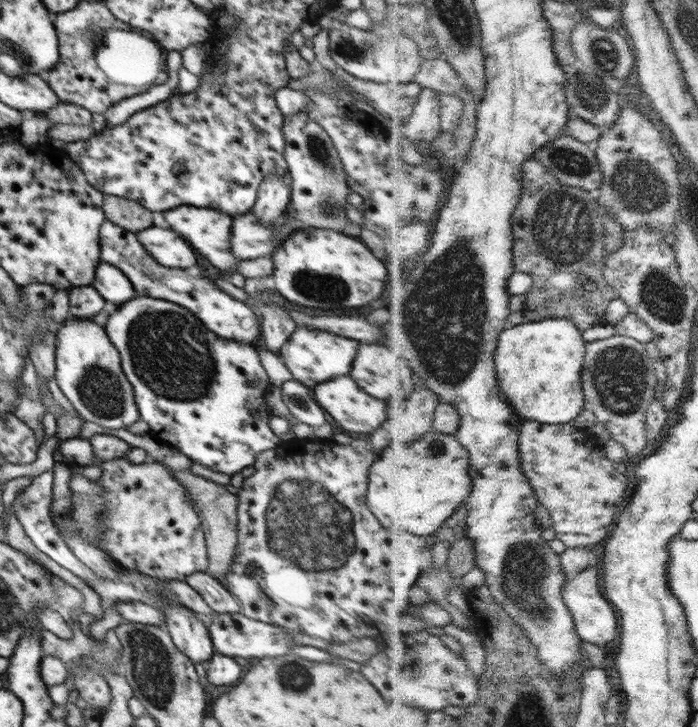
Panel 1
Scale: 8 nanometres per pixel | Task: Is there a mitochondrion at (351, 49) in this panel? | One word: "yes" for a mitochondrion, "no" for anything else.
yes

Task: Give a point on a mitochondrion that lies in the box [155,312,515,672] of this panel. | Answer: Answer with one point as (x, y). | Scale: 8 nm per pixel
(304, 527)

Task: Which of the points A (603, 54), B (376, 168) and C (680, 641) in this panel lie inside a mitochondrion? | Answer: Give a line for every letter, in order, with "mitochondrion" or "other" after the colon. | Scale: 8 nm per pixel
A: mitochondrion
B: other
C: mitochondrion

